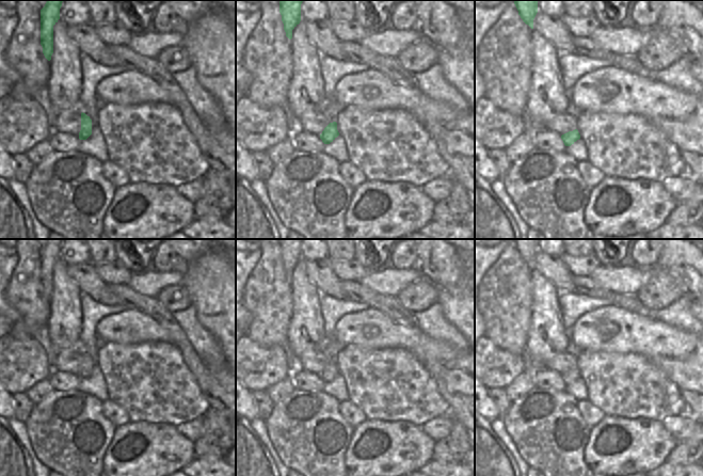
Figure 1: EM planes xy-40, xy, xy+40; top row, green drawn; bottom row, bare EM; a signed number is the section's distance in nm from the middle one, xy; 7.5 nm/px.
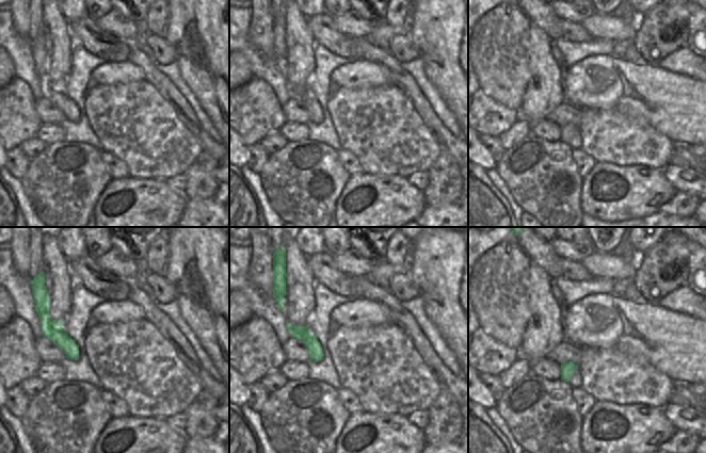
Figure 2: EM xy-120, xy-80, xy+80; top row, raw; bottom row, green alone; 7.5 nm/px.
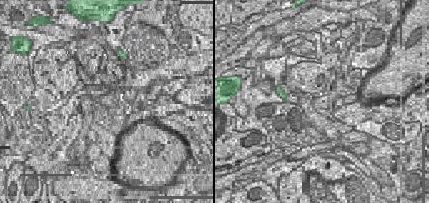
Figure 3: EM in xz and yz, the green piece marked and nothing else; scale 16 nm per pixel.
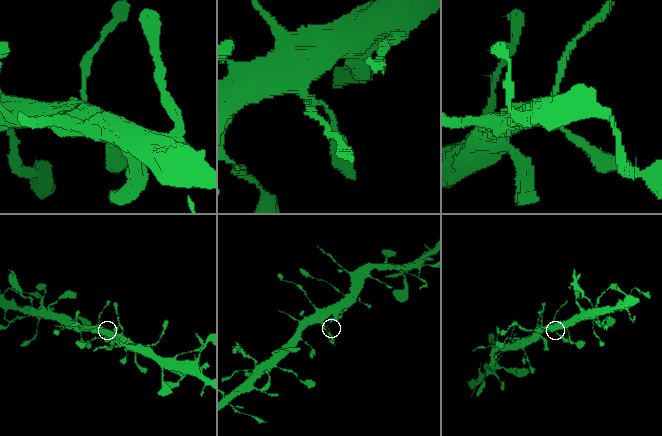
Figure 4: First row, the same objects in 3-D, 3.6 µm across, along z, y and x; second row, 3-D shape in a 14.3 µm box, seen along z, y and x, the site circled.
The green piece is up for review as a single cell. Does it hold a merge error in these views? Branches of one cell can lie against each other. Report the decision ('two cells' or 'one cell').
one cell

